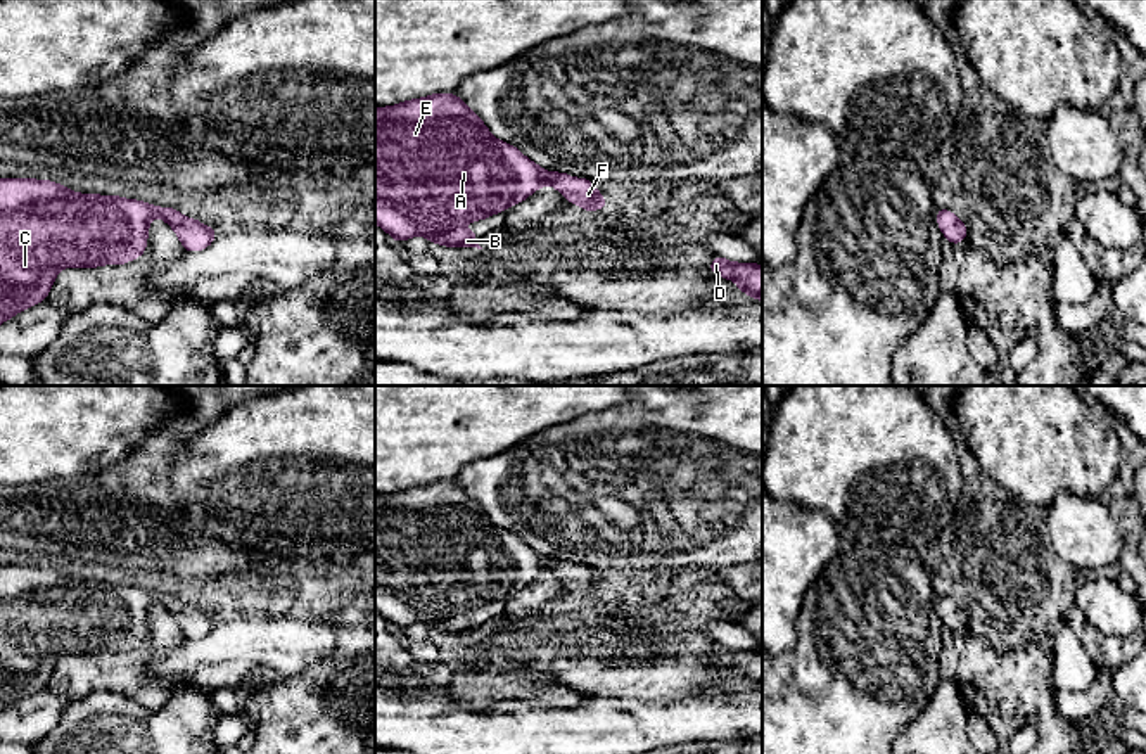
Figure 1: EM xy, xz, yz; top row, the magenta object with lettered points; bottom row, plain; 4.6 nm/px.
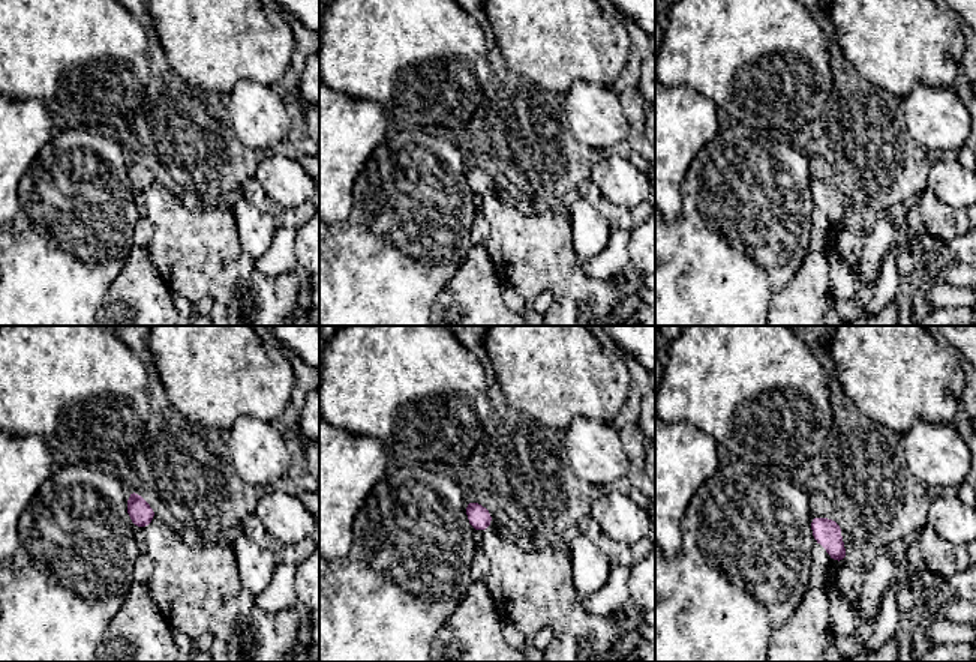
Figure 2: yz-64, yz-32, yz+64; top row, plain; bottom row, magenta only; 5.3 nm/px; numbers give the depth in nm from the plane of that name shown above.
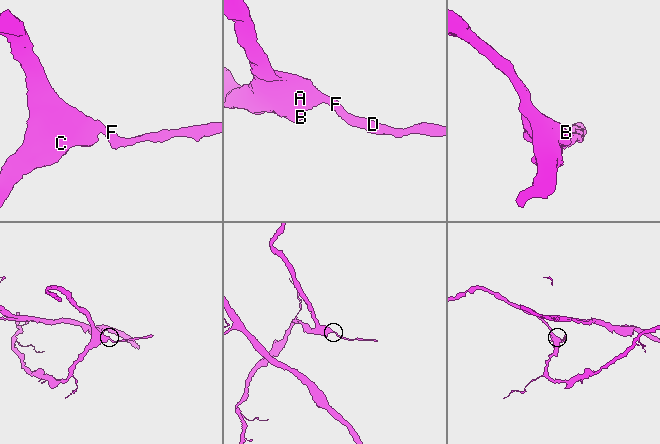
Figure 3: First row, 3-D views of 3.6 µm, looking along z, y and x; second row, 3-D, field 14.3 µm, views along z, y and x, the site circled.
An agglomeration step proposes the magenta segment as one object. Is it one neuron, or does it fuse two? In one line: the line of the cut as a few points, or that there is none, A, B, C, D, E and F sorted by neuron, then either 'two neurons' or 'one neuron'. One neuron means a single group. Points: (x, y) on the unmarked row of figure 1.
no cut; A B C D E F; one neuron

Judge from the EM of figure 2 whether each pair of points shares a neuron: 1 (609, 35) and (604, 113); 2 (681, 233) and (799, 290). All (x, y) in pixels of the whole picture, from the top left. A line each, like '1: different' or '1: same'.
1: different
2: different

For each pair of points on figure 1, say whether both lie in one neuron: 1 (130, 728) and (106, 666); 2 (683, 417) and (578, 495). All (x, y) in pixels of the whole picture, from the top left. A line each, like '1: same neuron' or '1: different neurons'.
1: different neurons
2: same neuron

